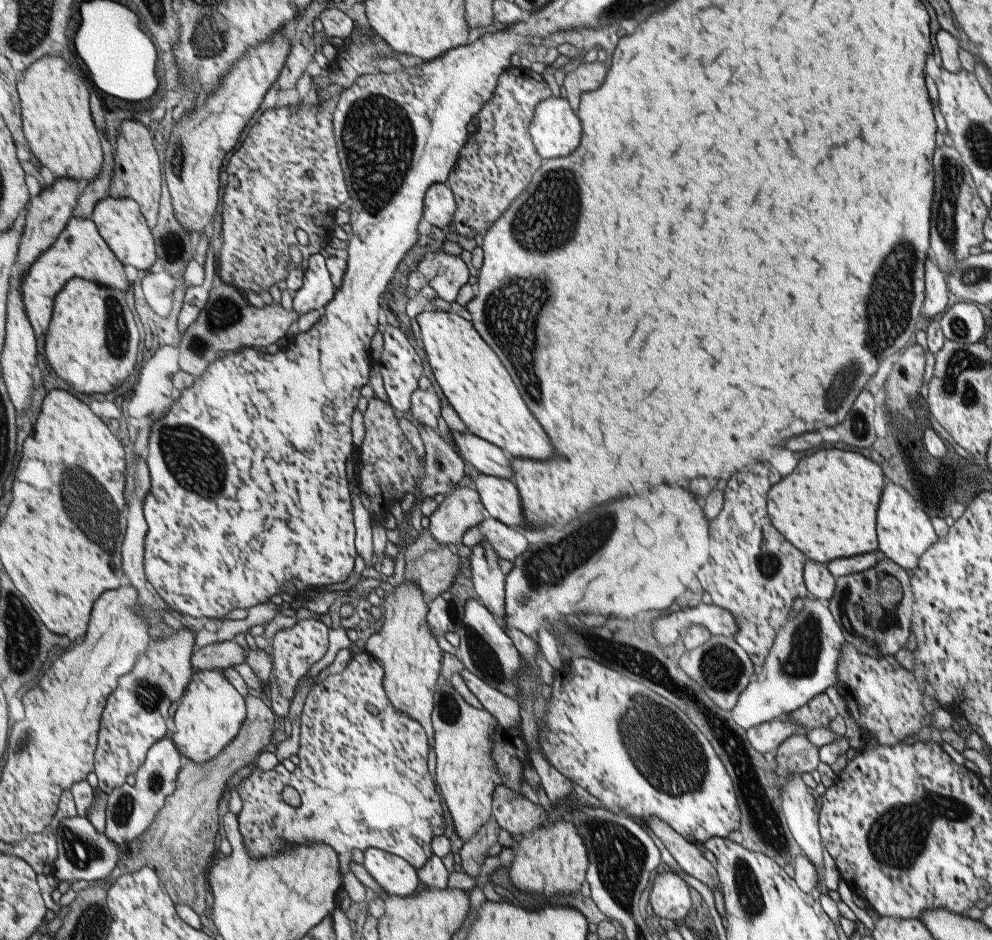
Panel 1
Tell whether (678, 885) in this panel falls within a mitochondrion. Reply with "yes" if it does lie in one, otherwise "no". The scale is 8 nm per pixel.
no

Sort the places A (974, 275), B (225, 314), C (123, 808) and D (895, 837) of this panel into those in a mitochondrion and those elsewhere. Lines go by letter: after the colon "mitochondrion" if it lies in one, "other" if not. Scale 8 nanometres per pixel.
A: mitochondrion
B: mitochondrion
C: mitochondrion
D: mitochondrion

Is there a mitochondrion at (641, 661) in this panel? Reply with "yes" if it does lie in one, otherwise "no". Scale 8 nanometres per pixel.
yes

